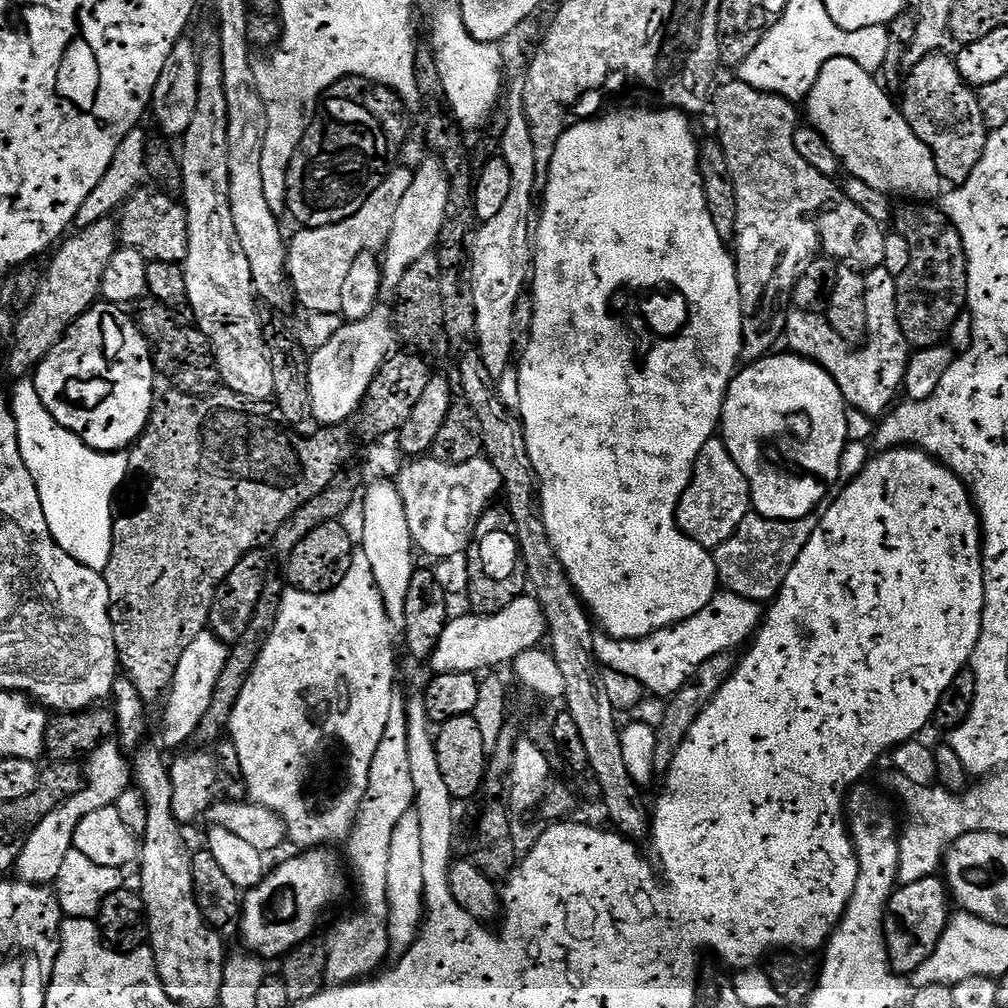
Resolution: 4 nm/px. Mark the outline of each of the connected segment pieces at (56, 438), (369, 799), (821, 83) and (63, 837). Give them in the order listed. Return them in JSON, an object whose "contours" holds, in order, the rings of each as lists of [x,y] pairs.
{"contours":[[[[22,378],[9,399],[15,420],[22,462],[32,475],[50,526],[50,534],[70,558],[103,573],[112,549],[112,495],[124,475],[129,475],[127,455],[120,452],[96,452],[70,430],[66,430],[42,406],[33,379]]],[[[400,694],[393,695],[390,714],[386,717],[386,728],[382,730],[382,740],[378,742],[378,750],[374,753],[374,760],[370,762],[366,792],[346,841],[348,856],[352,859],[350,876],[351,879],[352,876],[356,879],[356,888],[360,891],[360,905],[349,916],[342,917],[333,926],[328,940],[326,939],[328,957],[324,979],[332,986],[351,984],[371,977],[381,967],[384,952],[389,951],[386,925],[386,858],[390,856],[390,837],[394,834],[394,826],[398,826],[402,814],[413,809],[415,796],[414,782],[411,781],[410,774],[405,703],[405,697],[400,697]]],[[[834,57],[823,64],[805,99],[809,125],[830,142],[843,169],[887,196],[894,194],[918,202],[930,202],[941,195],[944,181],[934,164],[929,147],[910,130],[904,113],[890,100],[870,73],[854,60]]],[[[102,743],[93,752],[88,753],[88,765],[83,765],[80,787],[71,796],[65,797],[54,810],[50,810],[50,814],[46,814],[46,818],[38,822],[38,826],[24,841],[24,847],[20,849],[20,856],[16,859],[14,869],[19,879],[25,880],[28,884],[51,885],[58,870],[61,869],[62,860],[67,852],[73,849],[72,838],[74,830],[78,828],[78,822],[94,810],[113,807],[116,799],[133,783],[129,757],[124,757],[125,749],[119,743],[111,743]]]]}

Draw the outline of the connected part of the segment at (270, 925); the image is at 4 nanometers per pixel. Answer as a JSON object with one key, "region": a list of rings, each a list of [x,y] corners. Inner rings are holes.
{"region":[[[316,846],[311,850],[312,852],[304,852],[301,856],[292,856],[289,860],[284,860],[280,865],[277,866],[276,869],[269,871],[263,877],[261,877],[260,881],[256,883],[256,887],[247,889],[243,893],[242,896],[242,911],[238,916],[238,925],[240,924],[240,936],[244,939],[245,944],[243,944],[247,951],[255,952],[257,956],[261,958],[269,958],[268,956],[277,956],[277,958],[283,958],[288,955],[289,952],[292,951],[293,948],[297,948],[298,945],[304,943],[305,940],[309,939],[313,935],[312,931],[316,928],[316,923],[320,920],[320,915],[323,914],[324,911],[327,910],[331,904],[336,904],[339,902],[340,898],[344,894],[344,876],[346,880],[346,872],[340,869],[340,860],[335,856],[332,852],[327,852],[327,847],[324,846]]]}

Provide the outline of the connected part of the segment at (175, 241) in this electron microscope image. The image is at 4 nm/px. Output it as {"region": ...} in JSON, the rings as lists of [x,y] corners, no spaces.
{"region":[[[156,186],[149,189],[148,196],[143,196],[143,191],[137,190],[124,201],[124,217],[118,220],[119,239],[123,247],[138,250],[149,262],[157,260],[183,265],[188,253],[188,222],[183,207],[176,203],[164,208],[165,193]]]}

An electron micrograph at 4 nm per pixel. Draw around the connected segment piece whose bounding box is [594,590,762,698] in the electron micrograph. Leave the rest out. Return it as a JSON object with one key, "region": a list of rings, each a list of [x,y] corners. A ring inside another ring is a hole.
{"region":[[[727,590],[717,591],[711,602],[698,614],[668,628],[644,637],[643,640],[619,640],[603,634],[594,635],[597,665],[637,679],[645,693],[667,698],[684,684],[702,662],[729,650],[736,650],[755,633],[762,619],[757,601],[747,600]],[[744,640],[744,641],[743,641]]]}

